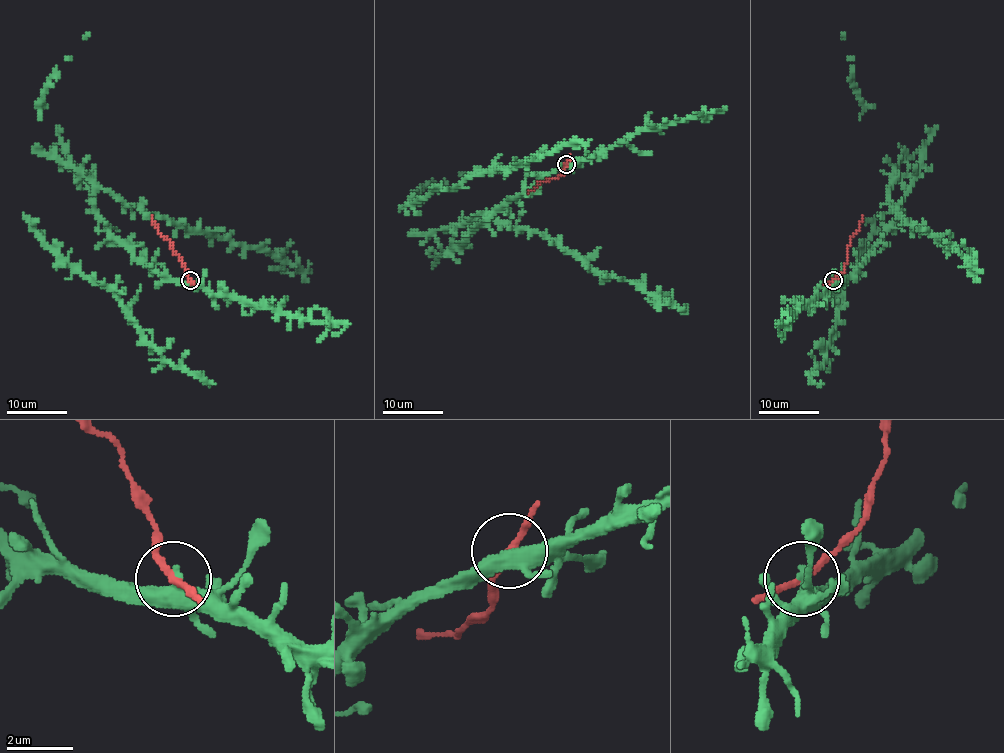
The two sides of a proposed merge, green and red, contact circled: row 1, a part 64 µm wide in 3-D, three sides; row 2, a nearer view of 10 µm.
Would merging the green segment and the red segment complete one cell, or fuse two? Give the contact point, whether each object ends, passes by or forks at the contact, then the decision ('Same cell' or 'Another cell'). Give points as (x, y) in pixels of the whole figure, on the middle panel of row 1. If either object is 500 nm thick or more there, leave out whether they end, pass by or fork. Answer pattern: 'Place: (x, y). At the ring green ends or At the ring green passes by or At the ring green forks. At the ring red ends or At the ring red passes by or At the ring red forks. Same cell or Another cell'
Place: (566, 164). At the ring green forks. At the ring red passes by. Another cell

